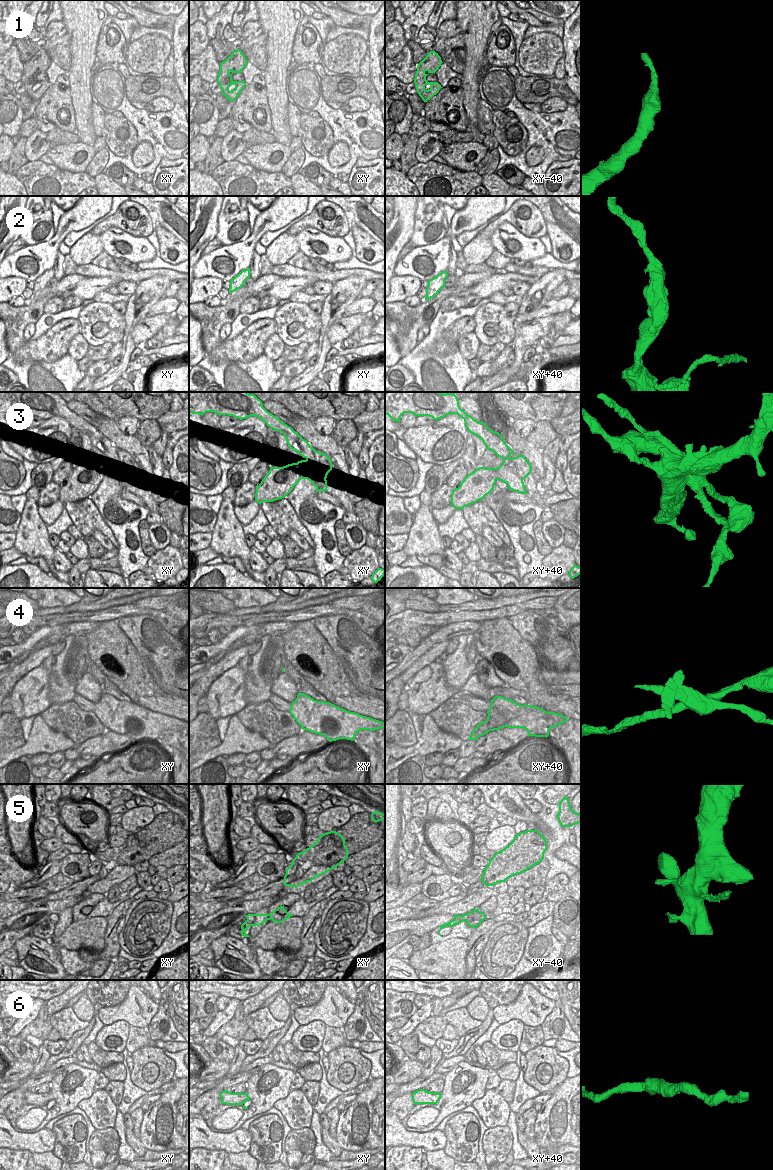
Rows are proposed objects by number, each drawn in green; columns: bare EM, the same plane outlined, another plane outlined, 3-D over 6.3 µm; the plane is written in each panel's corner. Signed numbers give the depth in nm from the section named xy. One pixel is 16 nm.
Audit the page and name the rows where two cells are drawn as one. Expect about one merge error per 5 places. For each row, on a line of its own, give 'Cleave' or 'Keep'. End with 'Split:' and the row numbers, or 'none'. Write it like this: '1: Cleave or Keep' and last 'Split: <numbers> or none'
1: Keep
2: Keep
3: Cleave
4: Cleave
5: Keep
6: Keep
Split: 3, 4.

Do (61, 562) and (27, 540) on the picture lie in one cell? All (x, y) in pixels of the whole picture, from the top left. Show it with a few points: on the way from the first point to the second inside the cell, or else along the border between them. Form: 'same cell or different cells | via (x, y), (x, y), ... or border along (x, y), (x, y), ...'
different cells | border along (53, 548), (53, 566), (55, 568)

